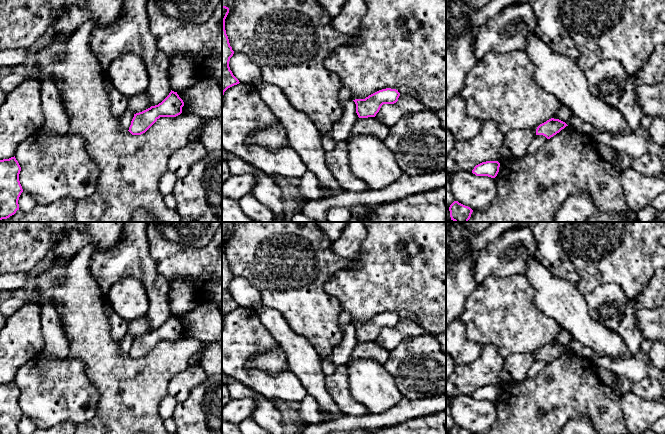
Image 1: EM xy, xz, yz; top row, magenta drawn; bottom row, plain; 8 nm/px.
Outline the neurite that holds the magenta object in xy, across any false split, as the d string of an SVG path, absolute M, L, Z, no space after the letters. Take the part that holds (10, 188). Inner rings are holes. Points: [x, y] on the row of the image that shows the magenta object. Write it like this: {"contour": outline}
{"contour": "M15 156L0 160L0 220L9 218L19 210L18 200L23 192L20 171Z"}

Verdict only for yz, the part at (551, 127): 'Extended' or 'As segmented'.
As segmented

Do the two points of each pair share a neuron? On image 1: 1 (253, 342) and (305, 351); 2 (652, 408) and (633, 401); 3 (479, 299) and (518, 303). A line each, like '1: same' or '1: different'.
1: different
2: same
3: same

